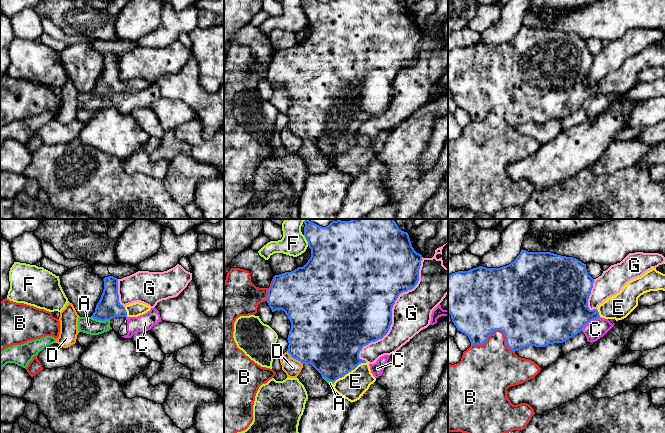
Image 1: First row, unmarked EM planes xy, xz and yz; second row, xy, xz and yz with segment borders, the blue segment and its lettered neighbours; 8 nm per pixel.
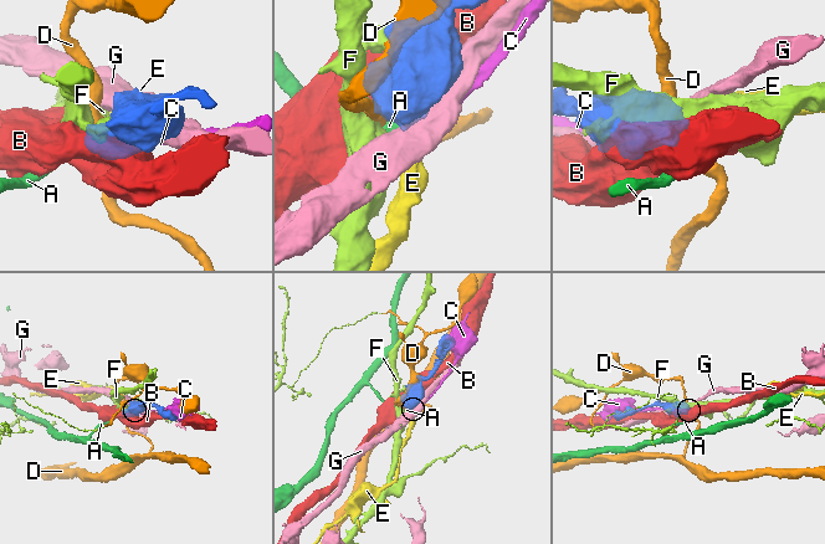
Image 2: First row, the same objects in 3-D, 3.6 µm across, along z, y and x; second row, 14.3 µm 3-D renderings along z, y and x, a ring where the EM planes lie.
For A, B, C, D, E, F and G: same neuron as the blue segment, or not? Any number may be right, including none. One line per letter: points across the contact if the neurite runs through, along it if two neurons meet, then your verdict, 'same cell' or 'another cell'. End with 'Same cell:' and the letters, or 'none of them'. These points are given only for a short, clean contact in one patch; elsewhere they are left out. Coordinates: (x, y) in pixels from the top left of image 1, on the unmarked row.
A: border along xy (91, 92), (100, 96), (109, 96); another cell
B: another cell
C: another cell
D: border along xz (286, 127), (302, 140); another cell
E: runs through xz (332, 122), (350, 147), (352, 162); same cell
F: border along xz (303, 11), (308, 21); another cell
G: another cell
Same cell: E

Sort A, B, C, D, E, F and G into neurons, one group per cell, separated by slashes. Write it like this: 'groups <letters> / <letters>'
groups A C / B / D / E / F / G

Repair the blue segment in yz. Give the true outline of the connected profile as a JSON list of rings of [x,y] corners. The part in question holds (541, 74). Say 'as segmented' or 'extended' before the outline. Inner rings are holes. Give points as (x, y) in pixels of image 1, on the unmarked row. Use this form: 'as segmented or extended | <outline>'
extended | [[[522,25],[516,35],[509,41],[500,44],[486,44],[479,42],[468,47],[458,47],[448,51],[448,89],[451,91],[452,98],[457,106],[461,107],[469,114],[471,121],[484,120],[495,106],[500,106],[504,109],[507,123],[514,128],[528,122],[545,123],[549,120],[563,119],[569,116],[580,109],[588,98],[595,96],[598,93],[615,95],[616,97],[626,94],[638,82],[638,74],[641,71],[650,67],[665,67],[665,50],[657,47],[656,44],[652,44],[641,53],[629,57],[619,69],[608,74],[600,80],[597,85],[590,86],[588,83],[588,75],[593,64],[593,59],[594,55],[588,50],[586,40],[576,34],[561,32],[551,28],[528,28]]]

